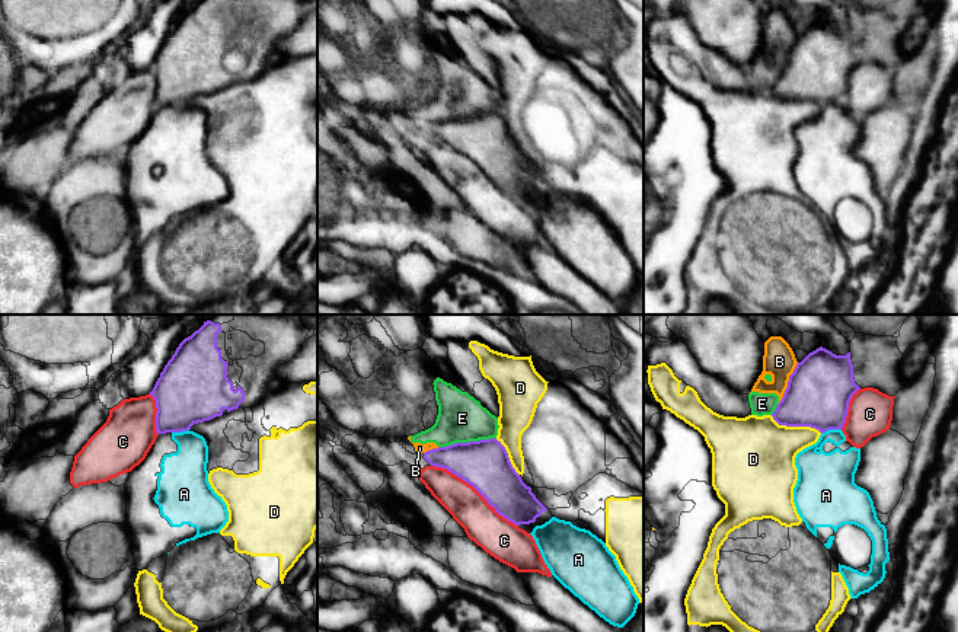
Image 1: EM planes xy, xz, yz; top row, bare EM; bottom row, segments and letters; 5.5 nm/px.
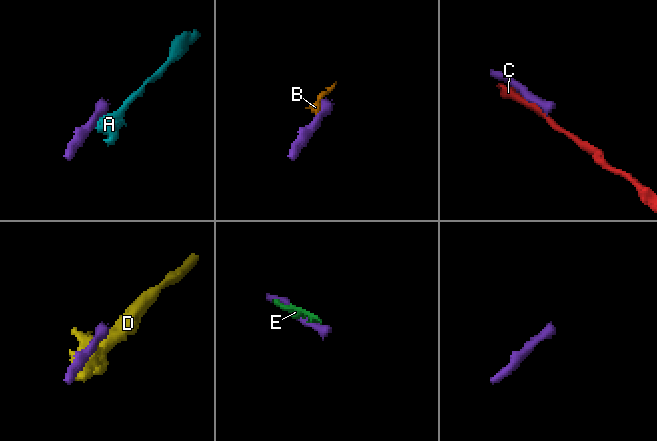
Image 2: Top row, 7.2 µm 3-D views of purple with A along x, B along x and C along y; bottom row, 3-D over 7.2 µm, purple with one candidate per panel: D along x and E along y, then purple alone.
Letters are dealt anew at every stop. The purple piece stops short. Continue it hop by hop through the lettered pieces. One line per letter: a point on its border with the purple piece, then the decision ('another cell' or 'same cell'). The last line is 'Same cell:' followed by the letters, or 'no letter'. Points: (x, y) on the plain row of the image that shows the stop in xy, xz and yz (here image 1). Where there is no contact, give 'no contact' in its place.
A: yz (830, 102) | another cell
B: yz (788, 57) | another cell
C: xz (475, 162) | another cell
D: yz (797, 99) | another cell
E: xz (466, 117) | another cell
Same cell: no letter

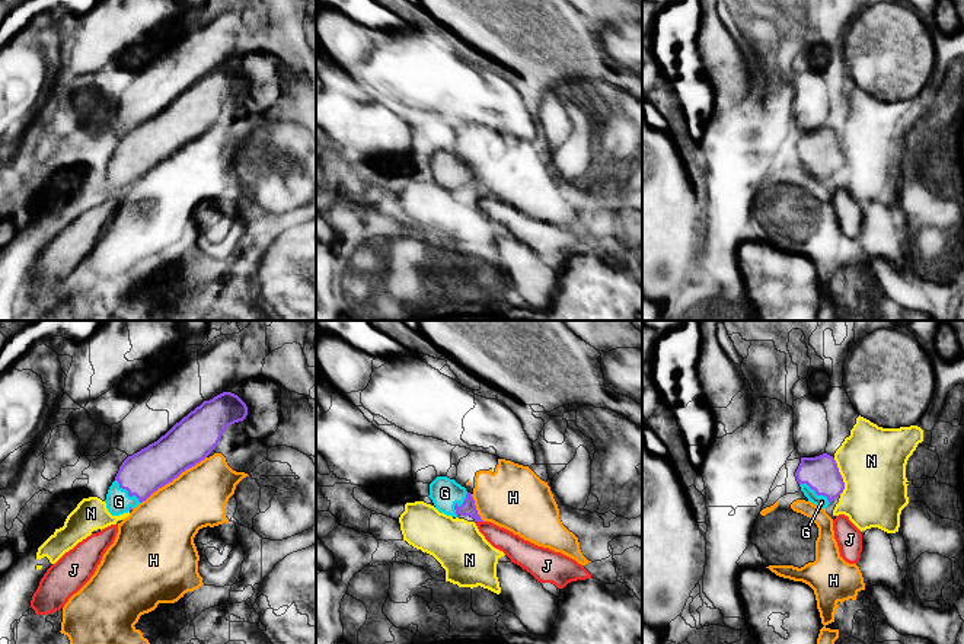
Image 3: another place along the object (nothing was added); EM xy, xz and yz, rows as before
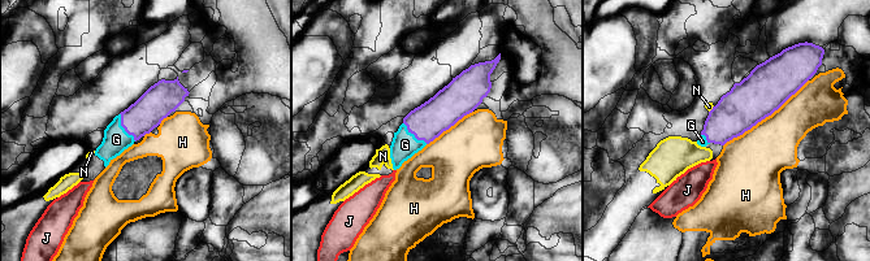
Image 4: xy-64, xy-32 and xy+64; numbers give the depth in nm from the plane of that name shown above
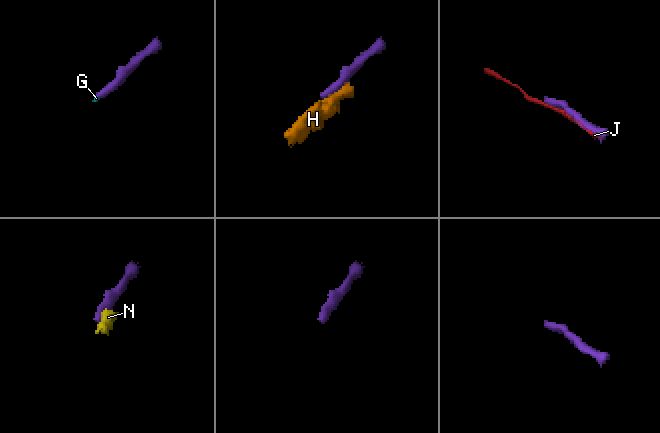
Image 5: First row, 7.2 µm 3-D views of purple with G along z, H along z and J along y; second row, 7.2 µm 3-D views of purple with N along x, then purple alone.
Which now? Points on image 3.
G: yz (816, 166) | same cell
H: xy (172, 153) | another cell
J: xz (479, 194) | another cell
N: yz (840, 150) | another cell
Same cell: G

